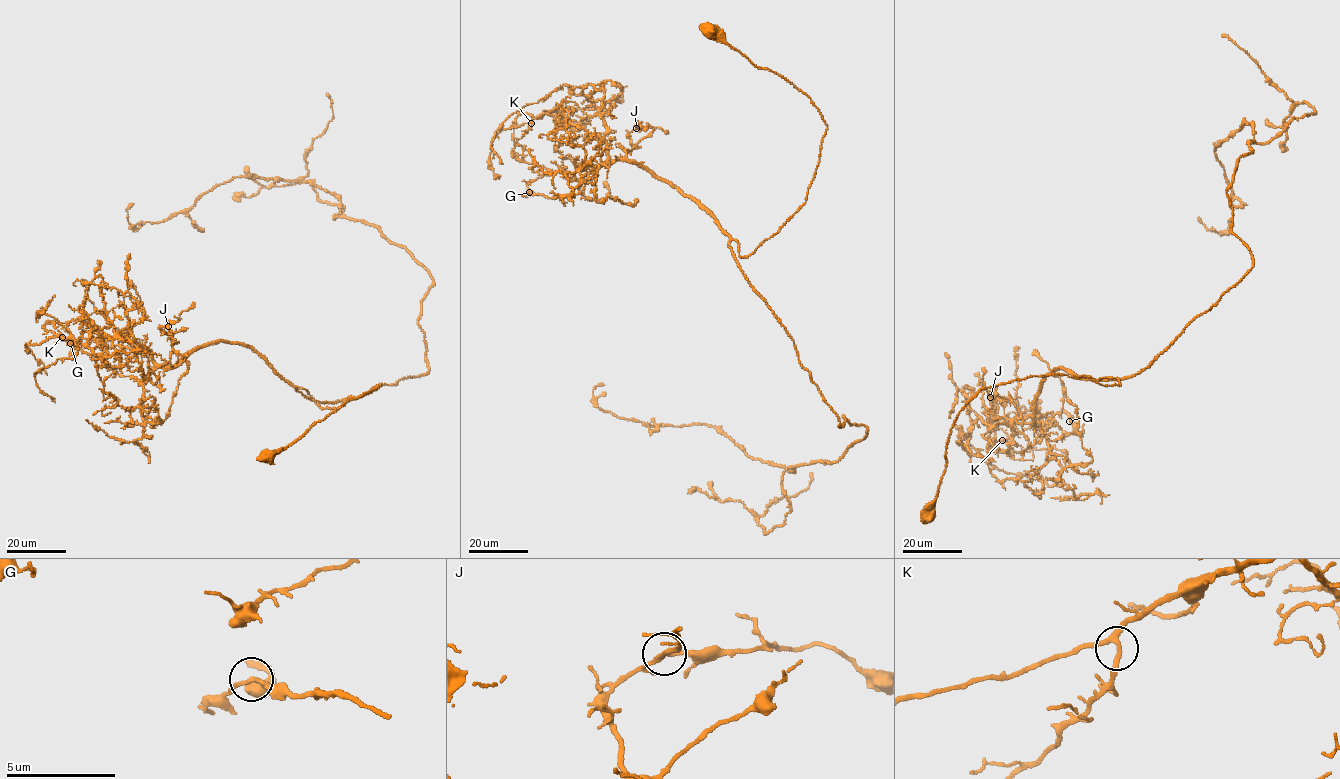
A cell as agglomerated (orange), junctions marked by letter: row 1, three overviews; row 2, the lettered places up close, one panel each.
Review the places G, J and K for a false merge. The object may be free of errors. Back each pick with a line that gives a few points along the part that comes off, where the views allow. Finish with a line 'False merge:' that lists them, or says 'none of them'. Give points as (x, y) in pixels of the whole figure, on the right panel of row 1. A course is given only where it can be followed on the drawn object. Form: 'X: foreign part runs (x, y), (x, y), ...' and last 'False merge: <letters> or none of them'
G: foreign part runs (1069, 421), (1056, 481), (1051, 486), (1041, 477), (998, 470), (985, 462), (978, 450), (984, 449)
False merge: G

